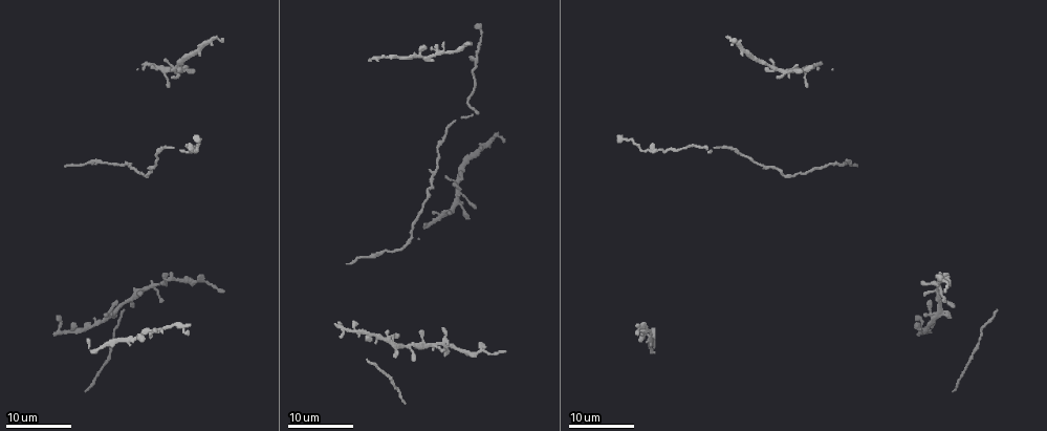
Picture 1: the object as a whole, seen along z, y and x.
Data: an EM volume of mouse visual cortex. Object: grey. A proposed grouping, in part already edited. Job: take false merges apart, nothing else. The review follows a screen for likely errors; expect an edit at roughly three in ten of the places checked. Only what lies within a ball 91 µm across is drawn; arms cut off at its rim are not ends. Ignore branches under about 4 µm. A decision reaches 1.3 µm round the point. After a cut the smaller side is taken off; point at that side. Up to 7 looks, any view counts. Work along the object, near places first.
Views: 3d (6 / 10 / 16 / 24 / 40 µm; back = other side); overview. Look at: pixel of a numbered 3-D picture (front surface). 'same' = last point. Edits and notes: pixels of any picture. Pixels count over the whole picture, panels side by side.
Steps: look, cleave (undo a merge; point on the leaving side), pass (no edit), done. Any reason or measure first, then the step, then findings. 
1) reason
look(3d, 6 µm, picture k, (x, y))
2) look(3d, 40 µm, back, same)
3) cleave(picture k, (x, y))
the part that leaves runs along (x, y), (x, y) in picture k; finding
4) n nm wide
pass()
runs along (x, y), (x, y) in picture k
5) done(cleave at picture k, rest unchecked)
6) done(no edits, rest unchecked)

side arm on a straight run
look(3d, 16 µm, picture 1, (474, 59))

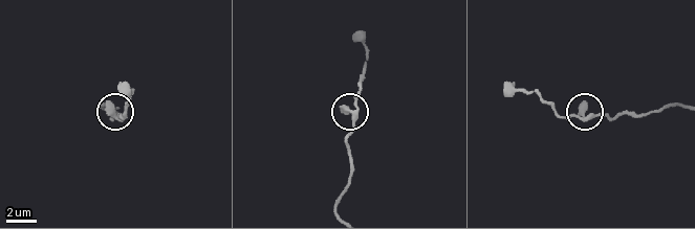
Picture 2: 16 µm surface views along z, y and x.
look(3d, 10 µm, picture 2, (116, 117))

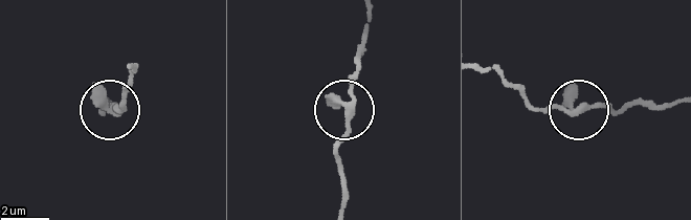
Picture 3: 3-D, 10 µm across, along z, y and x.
280 nm wide
pass()
all the same neuron

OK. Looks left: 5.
thin arm on a thick one
look(3d, 24 µm, picture 1, (481, 351))

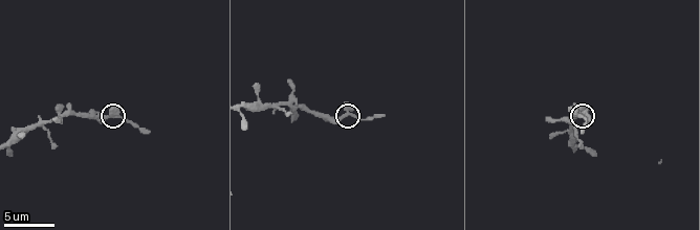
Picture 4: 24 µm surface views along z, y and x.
look(3d, 10 µm, picture 4, (112, 116))

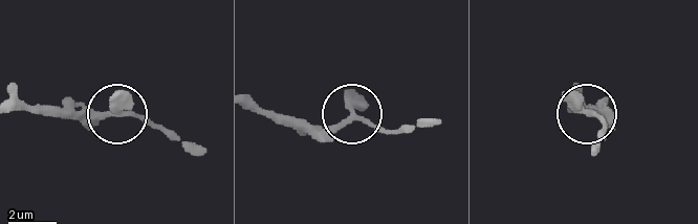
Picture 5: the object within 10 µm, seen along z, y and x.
3 arms
pass()
one neuron here

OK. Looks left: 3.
a fork
look(3d, 16 µm, picture 4, (284, 104))

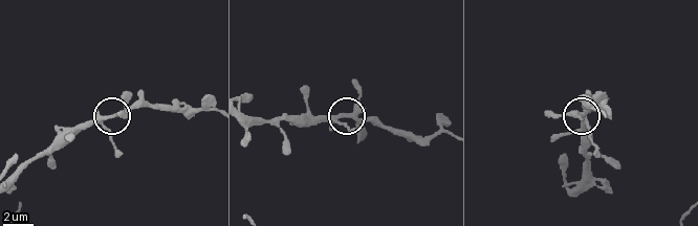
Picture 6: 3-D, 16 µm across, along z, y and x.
pass()
one neuron here

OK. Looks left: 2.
look(3d, 16 µm, picture 1, (396, 350))

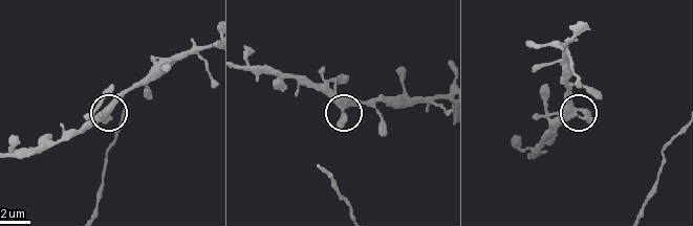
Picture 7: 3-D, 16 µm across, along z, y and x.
look(3d, 10 µm, picture 7, (341, 111))

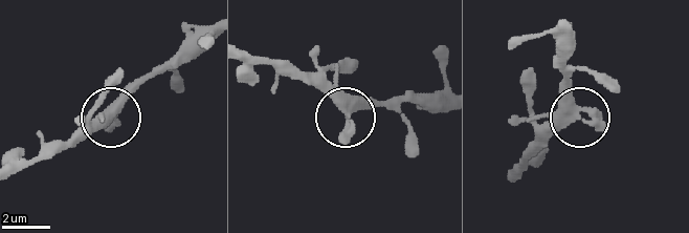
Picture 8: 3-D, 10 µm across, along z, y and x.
pass()
one neuron here

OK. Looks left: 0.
done(no edits, rest unchecked)

